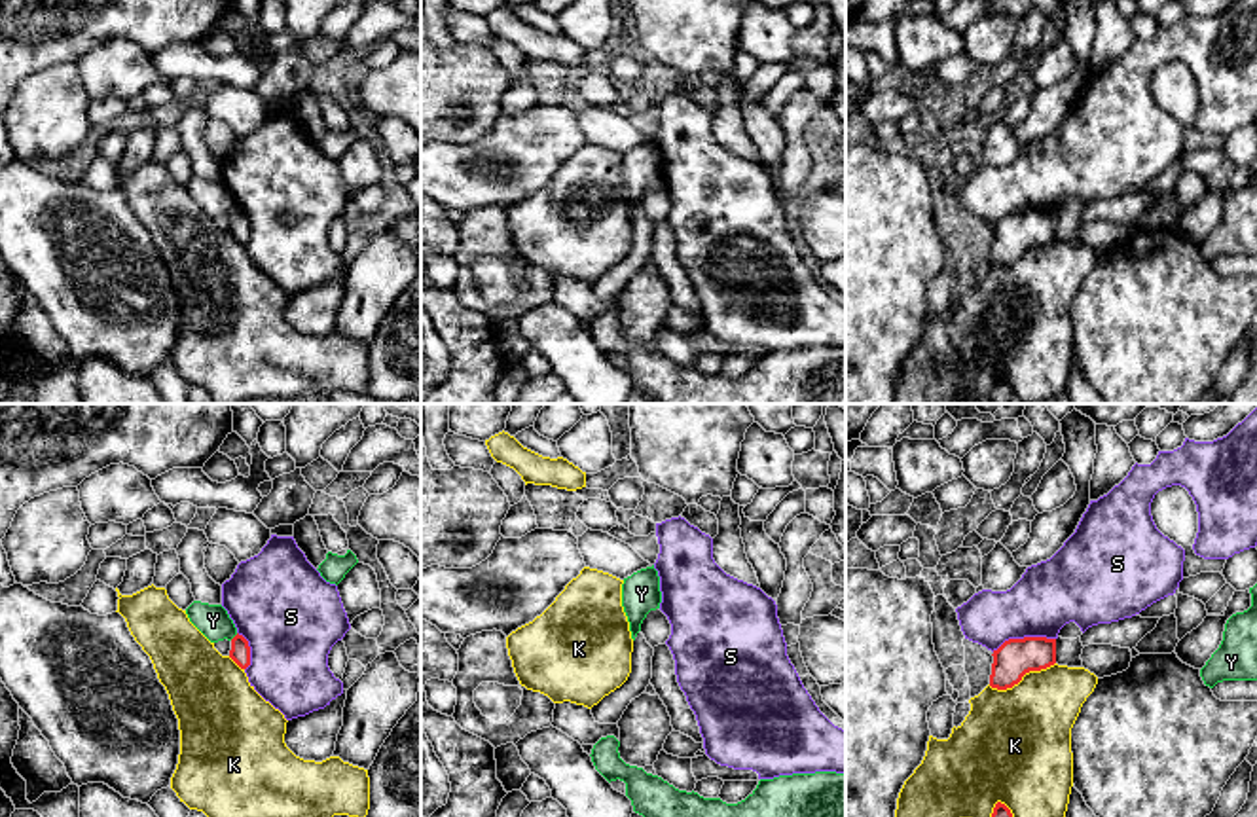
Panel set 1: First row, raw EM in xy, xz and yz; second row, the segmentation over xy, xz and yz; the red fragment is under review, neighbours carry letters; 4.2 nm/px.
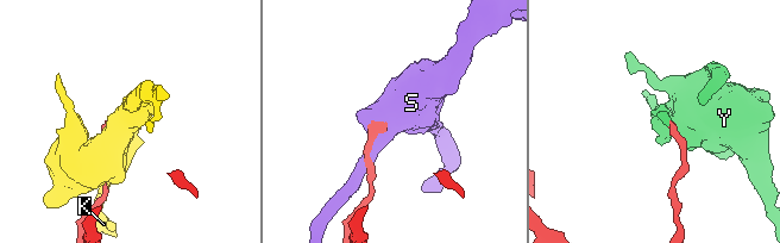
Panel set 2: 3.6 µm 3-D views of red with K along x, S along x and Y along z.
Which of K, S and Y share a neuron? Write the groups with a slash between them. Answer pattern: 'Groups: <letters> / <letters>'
Groups: K / S / Y

